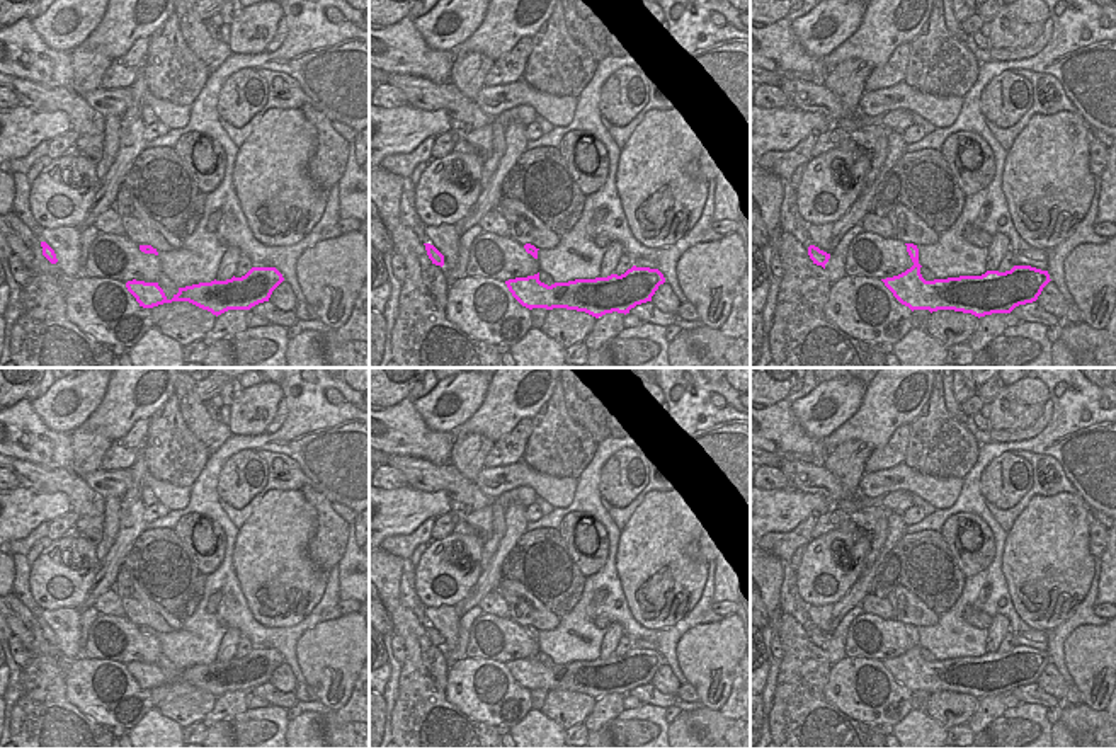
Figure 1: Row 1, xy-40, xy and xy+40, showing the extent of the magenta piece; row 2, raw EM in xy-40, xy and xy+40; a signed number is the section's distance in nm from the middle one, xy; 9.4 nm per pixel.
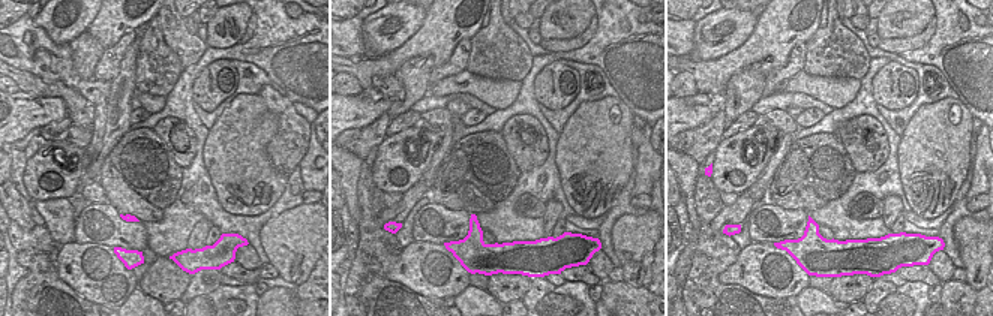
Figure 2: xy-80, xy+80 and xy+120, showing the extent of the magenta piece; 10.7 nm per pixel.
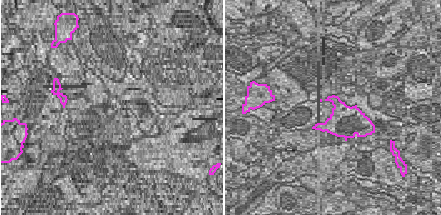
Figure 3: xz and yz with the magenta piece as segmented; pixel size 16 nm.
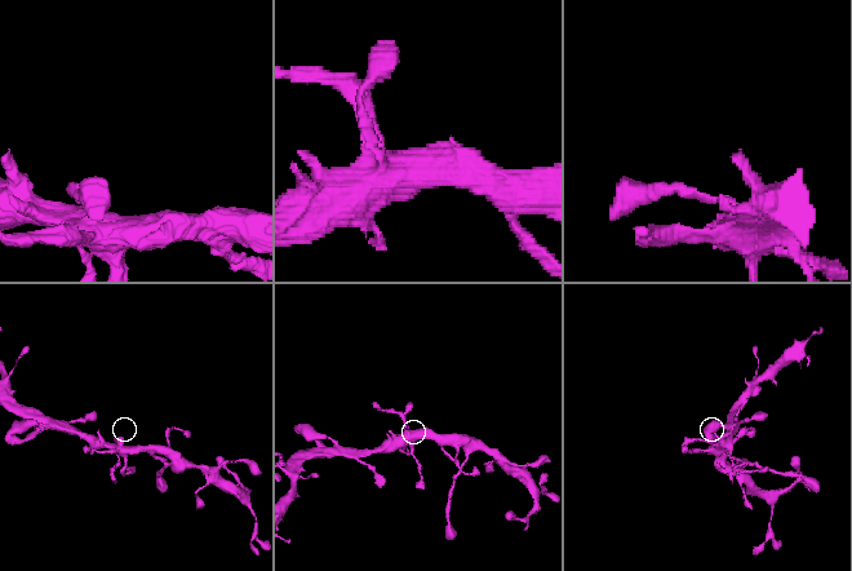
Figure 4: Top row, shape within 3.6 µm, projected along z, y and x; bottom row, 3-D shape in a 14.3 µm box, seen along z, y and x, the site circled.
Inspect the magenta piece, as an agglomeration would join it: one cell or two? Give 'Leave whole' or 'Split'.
Leave whole

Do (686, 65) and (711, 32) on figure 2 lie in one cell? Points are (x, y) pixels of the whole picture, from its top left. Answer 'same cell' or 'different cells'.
different cells

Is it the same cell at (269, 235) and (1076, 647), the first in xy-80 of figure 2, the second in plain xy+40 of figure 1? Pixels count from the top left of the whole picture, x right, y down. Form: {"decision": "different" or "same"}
{"decision": "same"}

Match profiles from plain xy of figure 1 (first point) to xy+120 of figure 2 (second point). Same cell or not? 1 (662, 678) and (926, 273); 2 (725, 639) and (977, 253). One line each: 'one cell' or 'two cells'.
1: two cells
2: one cell

